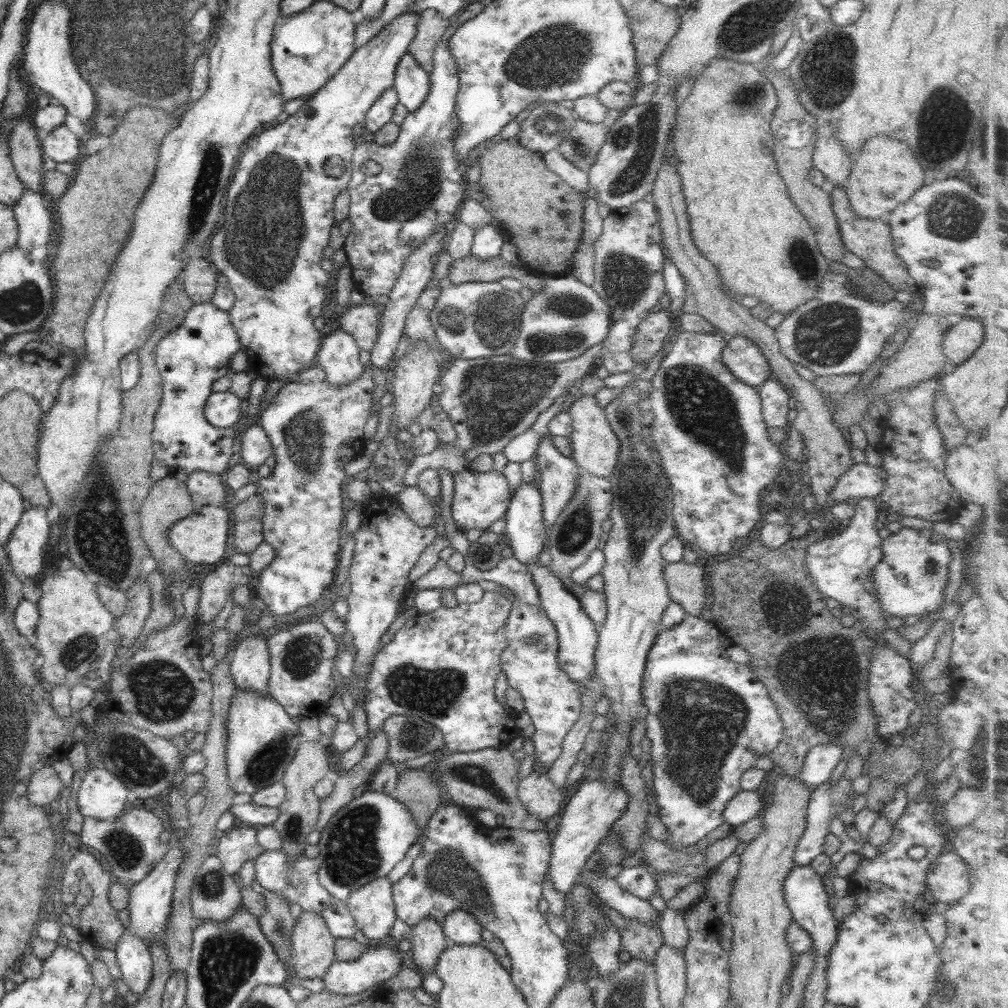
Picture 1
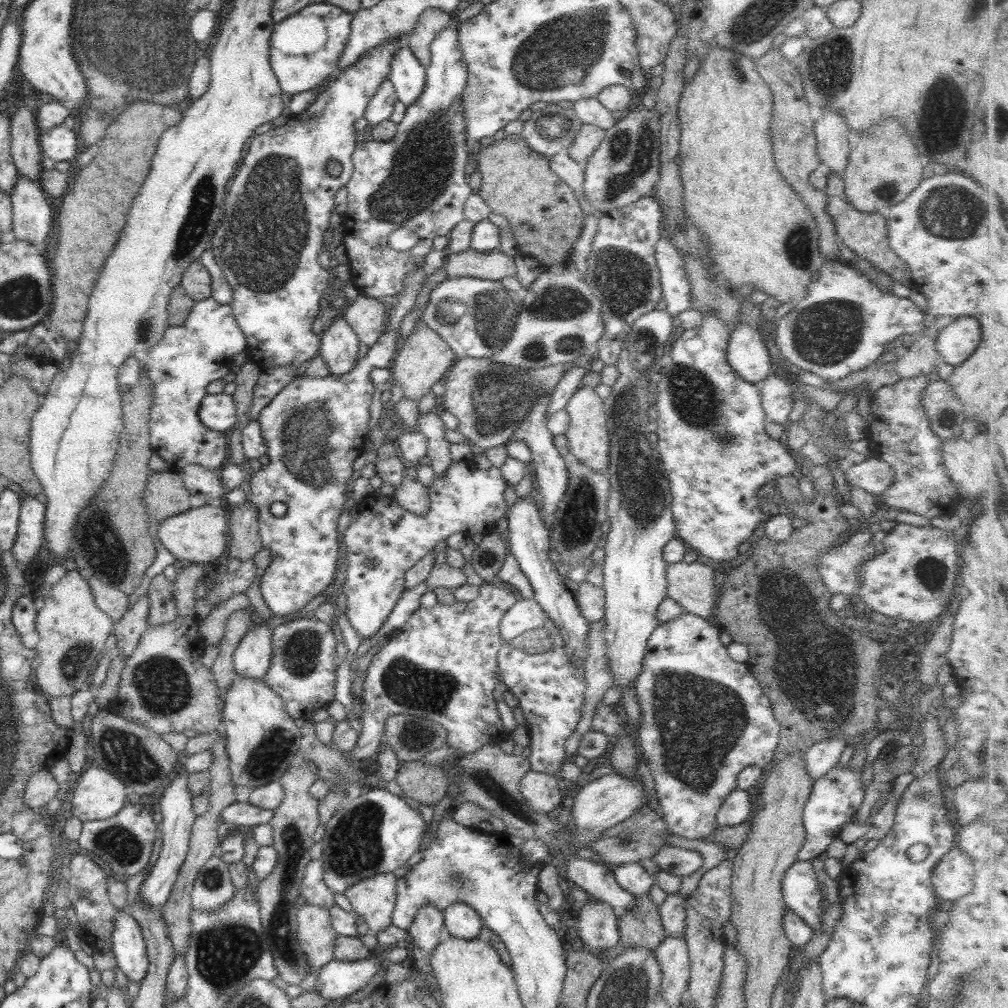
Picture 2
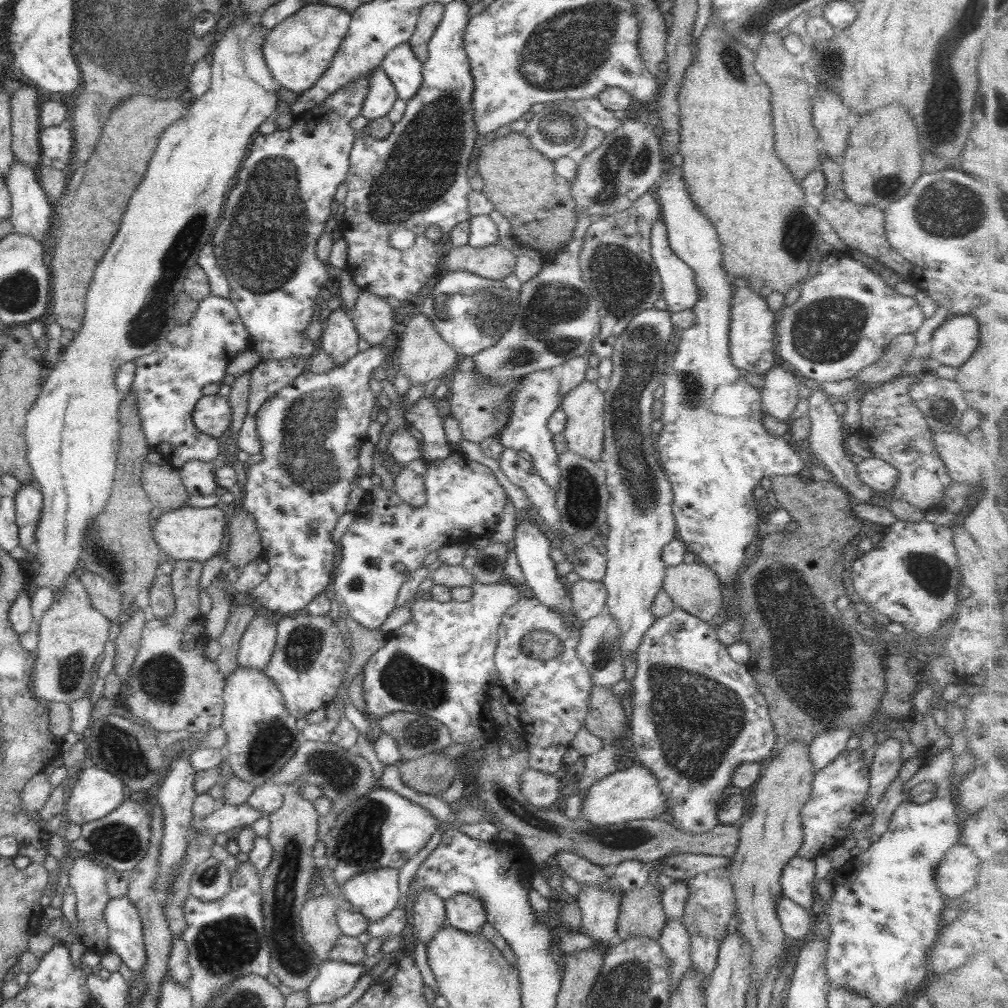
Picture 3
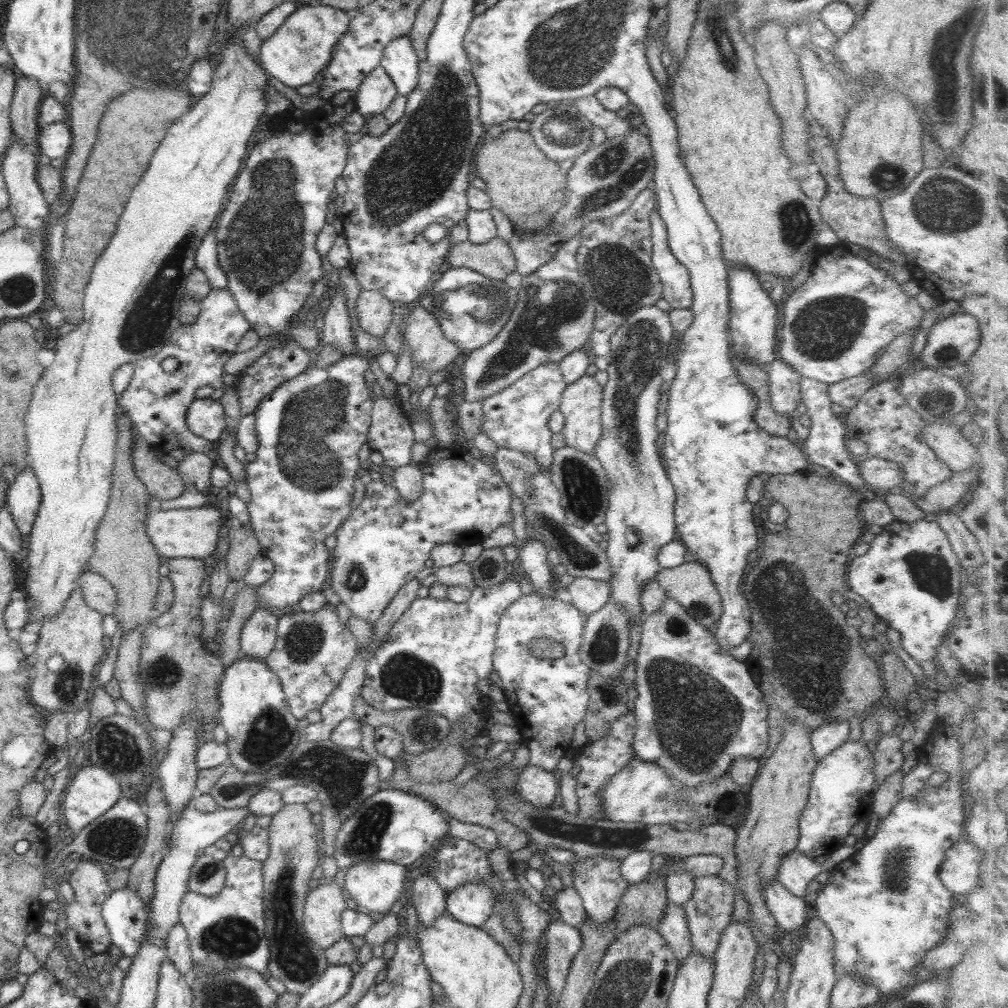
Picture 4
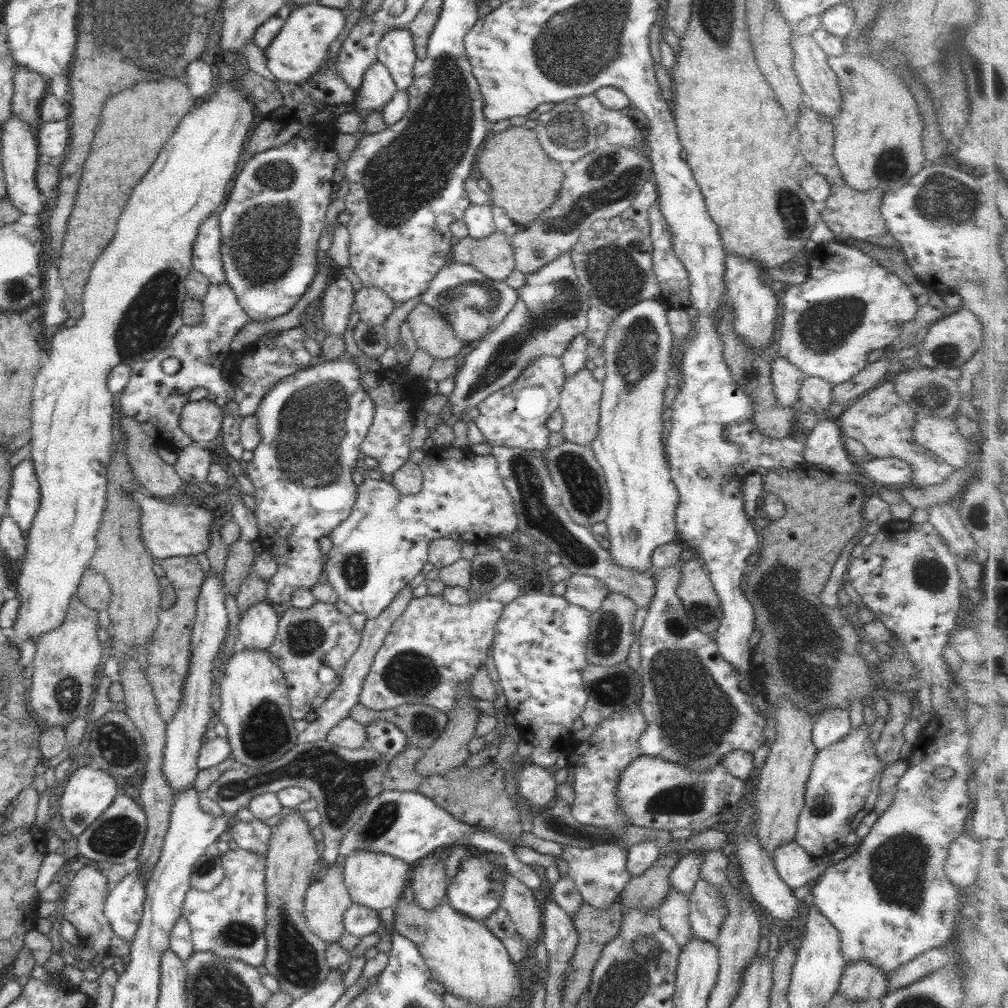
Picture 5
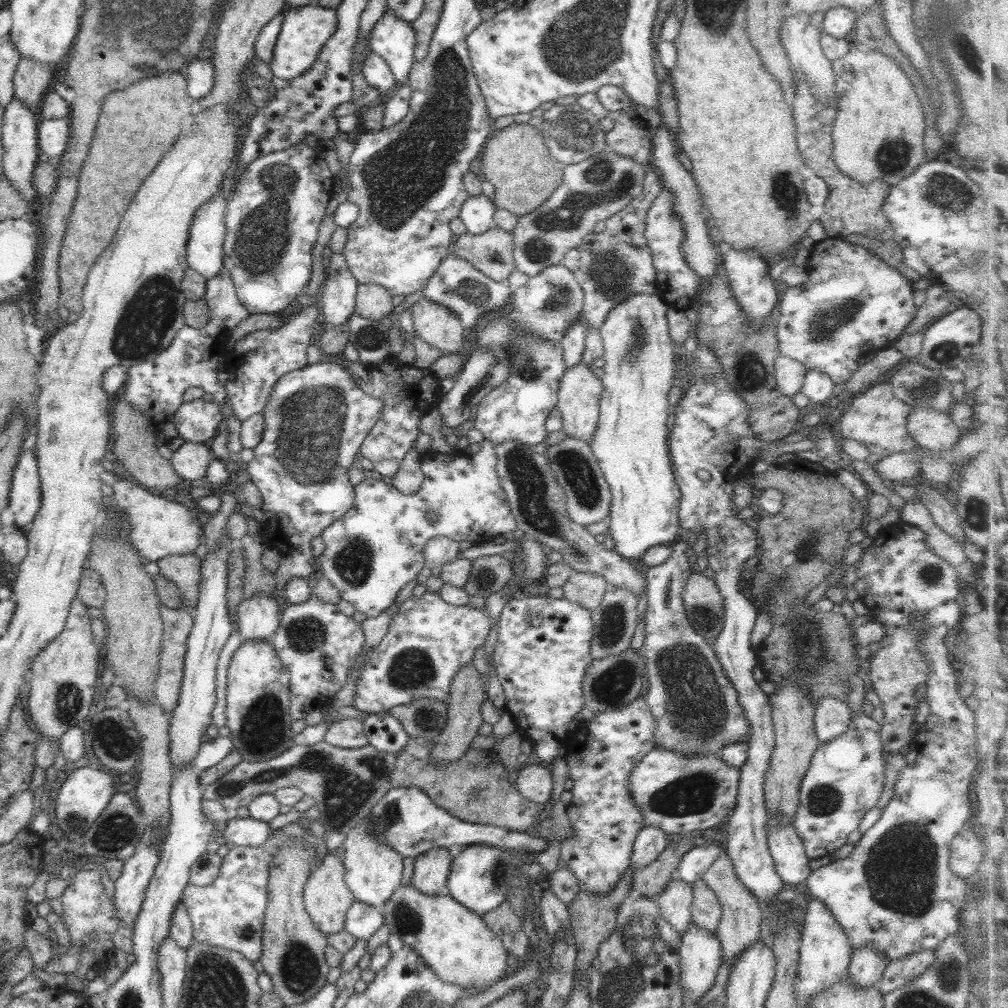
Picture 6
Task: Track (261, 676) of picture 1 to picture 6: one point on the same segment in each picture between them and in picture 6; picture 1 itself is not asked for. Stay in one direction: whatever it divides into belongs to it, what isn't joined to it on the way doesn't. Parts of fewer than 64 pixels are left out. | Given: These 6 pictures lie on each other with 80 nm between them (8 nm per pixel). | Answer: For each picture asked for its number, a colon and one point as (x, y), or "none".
2: (251, 659)
3: (256, 647)
4: (258, 637)
5: (258, 627)
6: (258, 619)

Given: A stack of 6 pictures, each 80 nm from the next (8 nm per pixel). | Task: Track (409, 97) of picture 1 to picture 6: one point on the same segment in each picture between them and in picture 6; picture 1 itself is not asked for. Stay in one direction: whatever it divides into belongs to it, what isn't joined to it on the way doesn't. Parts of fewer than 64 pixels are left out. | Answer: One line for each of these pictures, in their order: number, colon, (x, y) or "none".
2: (408, 76)
3: (400, 64)
4: (399, 59)
5: (396, 49)
6: (393, 39)

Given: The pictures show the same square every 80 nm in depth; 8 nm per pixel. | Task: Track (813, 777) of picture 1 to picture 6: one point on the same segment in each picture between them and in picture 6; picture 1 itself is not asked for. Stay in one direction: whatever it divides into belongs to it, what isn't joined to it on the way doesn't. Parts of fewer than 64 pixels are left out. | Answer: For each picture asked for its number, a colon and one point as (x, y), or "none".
2: (821, 757)
3: (824, 748)
4: (828, 737)
5: (832, 725)
6: (832, 717)

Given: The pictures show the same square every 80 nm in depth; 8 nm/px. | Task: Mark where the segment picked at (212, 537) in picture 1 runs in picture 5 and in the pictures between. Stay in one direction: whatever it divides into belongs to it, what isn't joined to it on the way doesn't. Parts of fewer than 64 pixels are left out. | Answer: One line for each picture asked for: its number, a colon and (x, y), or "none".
2: (197, 535)
3: (189, 533)
4: (177, 533)
5: (168, 529)

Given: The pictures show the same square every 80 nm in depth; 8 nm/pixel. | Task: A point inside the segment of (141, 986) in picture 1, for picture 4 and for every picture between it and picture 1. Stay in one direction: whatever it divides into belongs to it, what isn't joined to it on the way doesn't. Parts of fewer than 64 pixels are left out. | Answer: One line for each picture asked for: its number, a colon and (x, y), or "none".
2: (127, 943)
3: (125, 927)
4: (125, 915)

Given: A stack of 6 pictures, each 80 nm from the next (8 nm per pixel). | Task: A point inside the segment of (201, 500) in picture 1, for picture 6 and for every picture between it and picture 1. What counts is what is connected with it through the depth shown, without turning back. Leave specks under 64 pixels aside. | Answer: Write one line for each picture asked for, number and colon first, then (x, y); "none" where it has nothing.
2: (204, 485)
3: (198, 477)
4: (195, 468)
5: (192, 465)
6: (190, 460)

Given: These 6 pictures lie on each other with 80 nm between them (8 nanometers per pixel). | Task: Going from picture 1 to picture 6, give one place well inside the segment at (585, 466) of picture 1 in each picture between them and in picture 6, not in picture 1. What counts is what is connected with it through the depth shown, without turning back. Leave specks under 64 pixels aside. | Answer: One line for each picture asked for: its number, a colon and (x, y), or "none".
2: (587, 434)
3: (584, 431)
4: (581, 403)
5: (580, 400)
6: (580, 390)

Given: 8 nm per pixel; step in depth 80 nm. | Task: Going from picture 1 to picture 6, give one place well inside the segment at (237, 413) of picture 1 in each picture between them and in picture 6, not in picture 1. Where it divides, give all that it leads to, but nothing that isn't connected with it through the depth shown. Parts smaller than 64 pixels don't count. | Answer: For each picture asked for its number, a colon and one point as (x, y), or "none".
2: (217, 411)
3: (212, 415)
4: (205, 417)
5: (201, 420)
6: (197, 421)

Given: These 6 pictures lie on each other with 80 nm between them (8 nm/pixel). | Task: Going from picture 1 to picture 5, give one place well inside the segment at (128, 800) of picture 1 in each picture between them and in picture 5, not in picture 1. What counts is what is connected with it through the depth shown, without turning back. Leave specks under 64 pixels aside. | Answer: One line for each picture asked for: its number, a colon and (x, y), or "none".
2: (99, 795)
3: (97, 792)
4: (93, 791)
5: (88, 793)

